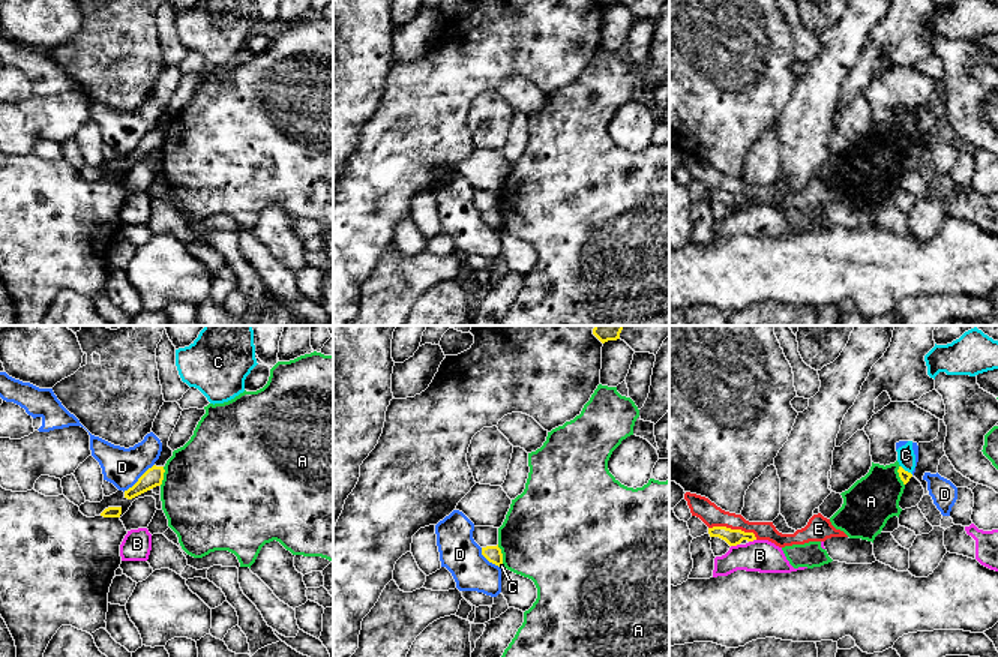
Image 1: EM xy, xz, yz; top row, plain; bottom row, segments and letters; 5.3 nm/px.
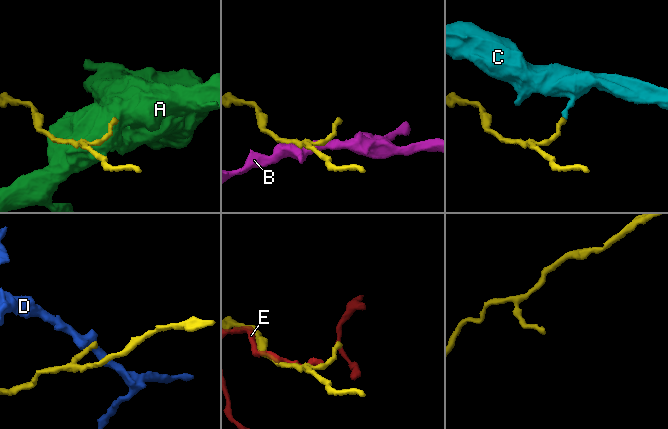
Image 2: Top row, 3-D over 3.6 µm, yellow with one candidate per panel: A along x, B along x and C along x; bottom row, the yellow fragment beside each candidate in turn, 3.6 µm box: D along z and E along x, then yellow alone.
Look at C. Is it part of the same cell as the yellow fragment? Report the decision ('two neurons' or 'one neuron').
two neurons

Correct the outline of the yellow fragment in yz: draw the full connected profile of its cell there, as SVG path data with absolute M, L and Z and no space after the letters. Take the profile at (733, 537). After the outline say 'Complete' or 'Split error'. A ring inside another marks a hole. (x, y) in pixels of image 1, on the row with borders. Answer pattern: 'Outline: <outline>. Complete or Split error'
Outline: M726 526L708 528L708 534L710 534L710 537L719 537L719 538L725 540L729 546L737 546L743 540L747 540L747 542L756 540L753 532L744 532L741 530L731 530Z. Complete

